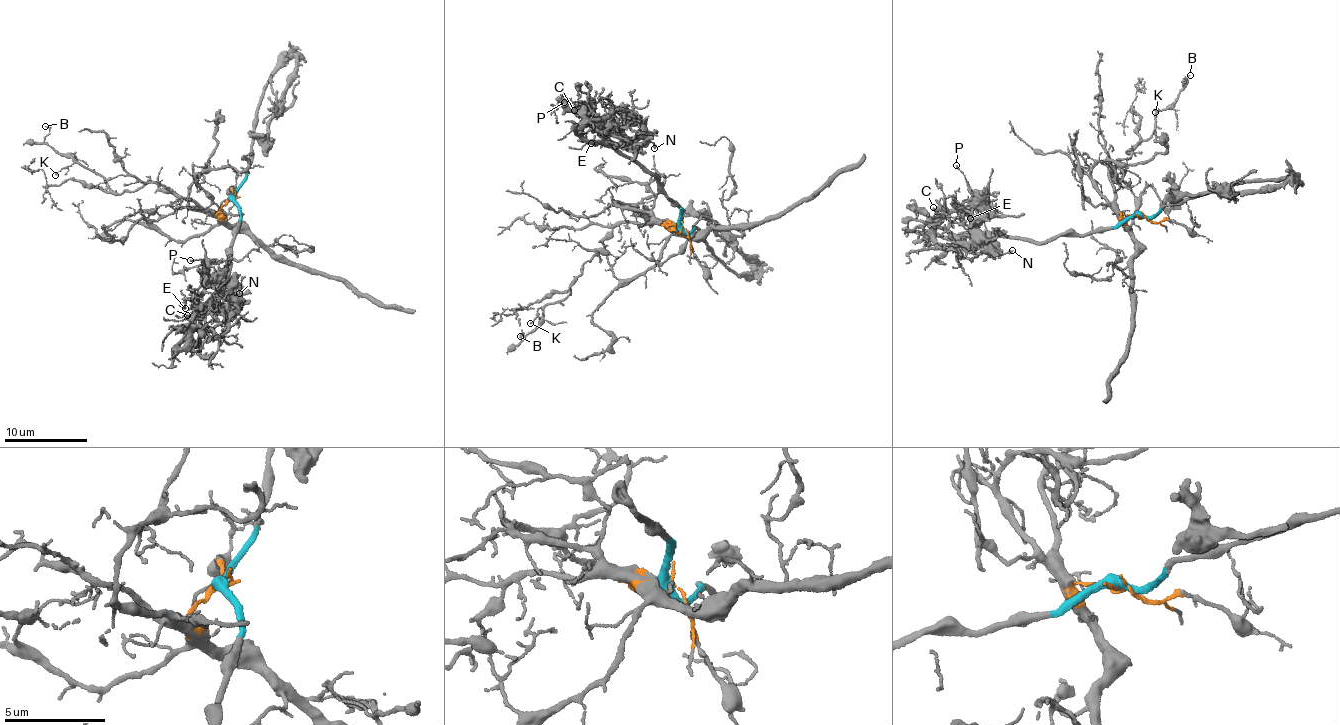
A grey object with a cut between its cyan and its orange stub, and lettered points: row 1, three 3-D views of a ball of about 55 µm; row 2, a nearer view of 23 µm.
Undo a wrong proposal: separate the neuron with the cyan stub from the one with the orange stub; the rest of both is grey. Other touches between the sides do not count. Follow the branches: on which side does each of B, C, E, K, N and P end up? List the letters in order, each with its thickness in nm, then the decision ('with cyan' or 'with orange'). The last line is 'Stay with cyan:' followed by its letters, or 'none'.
B: calibre 110 nm; with orange
C: calibre 130 nm; with cyan
E: calibre 110 nm; with cyan
K: calibre 100 nm; with orange
N: calibre 190 nm; with cyan
P: calibre 130 nm; with cyan
Stay with cyan: C, E, N, P

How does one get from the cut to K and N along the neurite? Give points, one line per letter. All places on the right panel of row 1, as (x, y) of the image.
K: (1140, 216), (1124, 214), (1115, 206), (1110, 174), (1121, 160), (1131, 156), (1126, 153), (1151, 136), (1156, 112)
N: (1140, 216), (1085, 234), (1039, 242), (995, 235), (1001, 254), (1013, 251)

